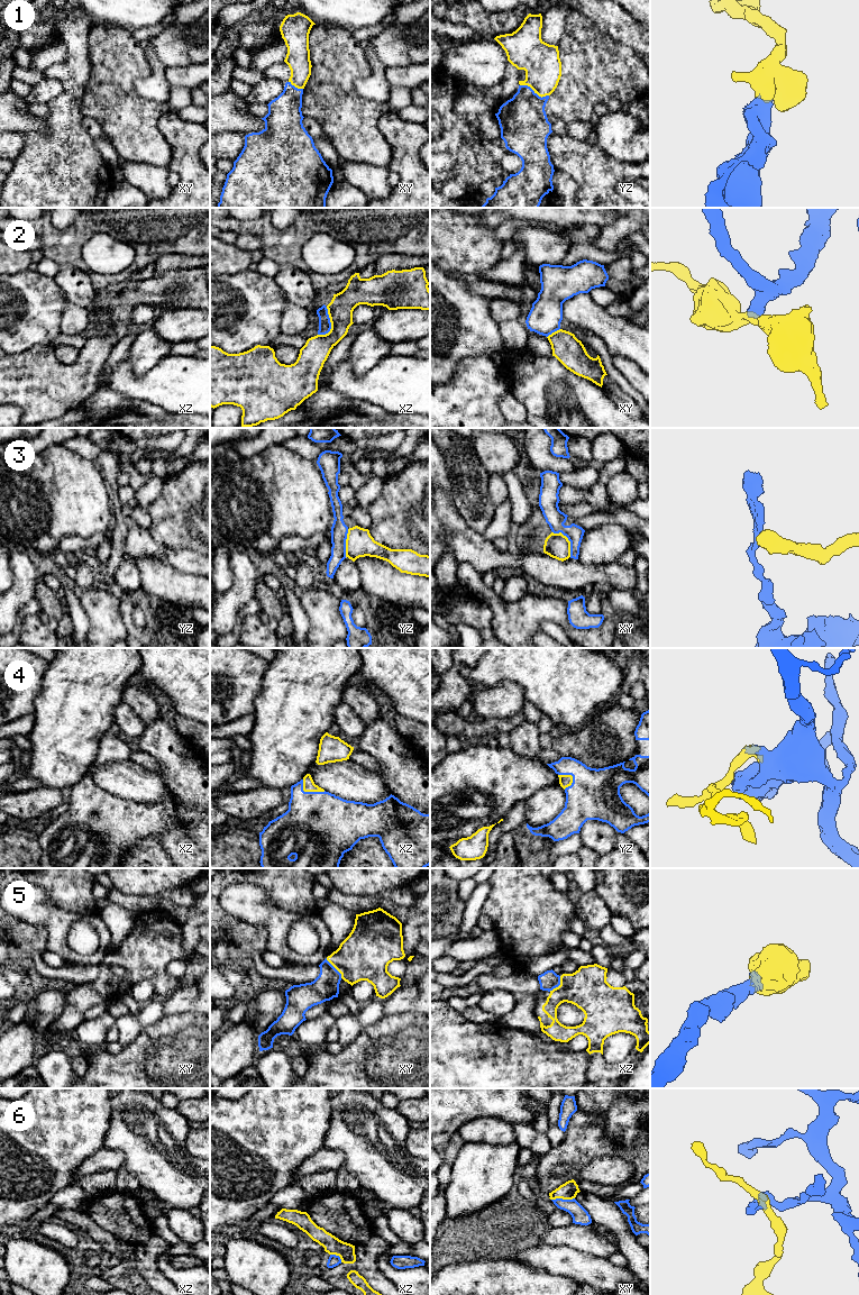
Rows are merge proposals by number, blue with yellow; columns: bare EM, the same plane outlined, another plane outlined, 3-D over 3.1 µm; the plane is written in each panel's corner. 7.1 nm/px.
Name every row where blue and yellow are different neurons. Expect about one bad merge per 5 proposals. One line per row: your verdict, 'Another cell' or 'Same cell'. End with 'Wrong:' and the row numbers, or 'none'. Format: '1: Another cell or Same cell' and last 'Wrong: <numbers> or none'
1: Same cell
2: Another cell
3: Another cell
4: Same cell
5: Same cell
6: Another cell
Wrong: 2, 3, 6

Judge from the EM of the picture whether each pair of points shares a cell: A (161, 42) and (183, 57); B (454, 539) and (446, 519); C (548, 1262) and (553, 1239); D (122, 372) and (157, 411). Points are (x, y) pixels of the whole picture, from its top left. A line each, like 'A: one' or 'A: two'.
A: one
B: one
C: two
D: two

